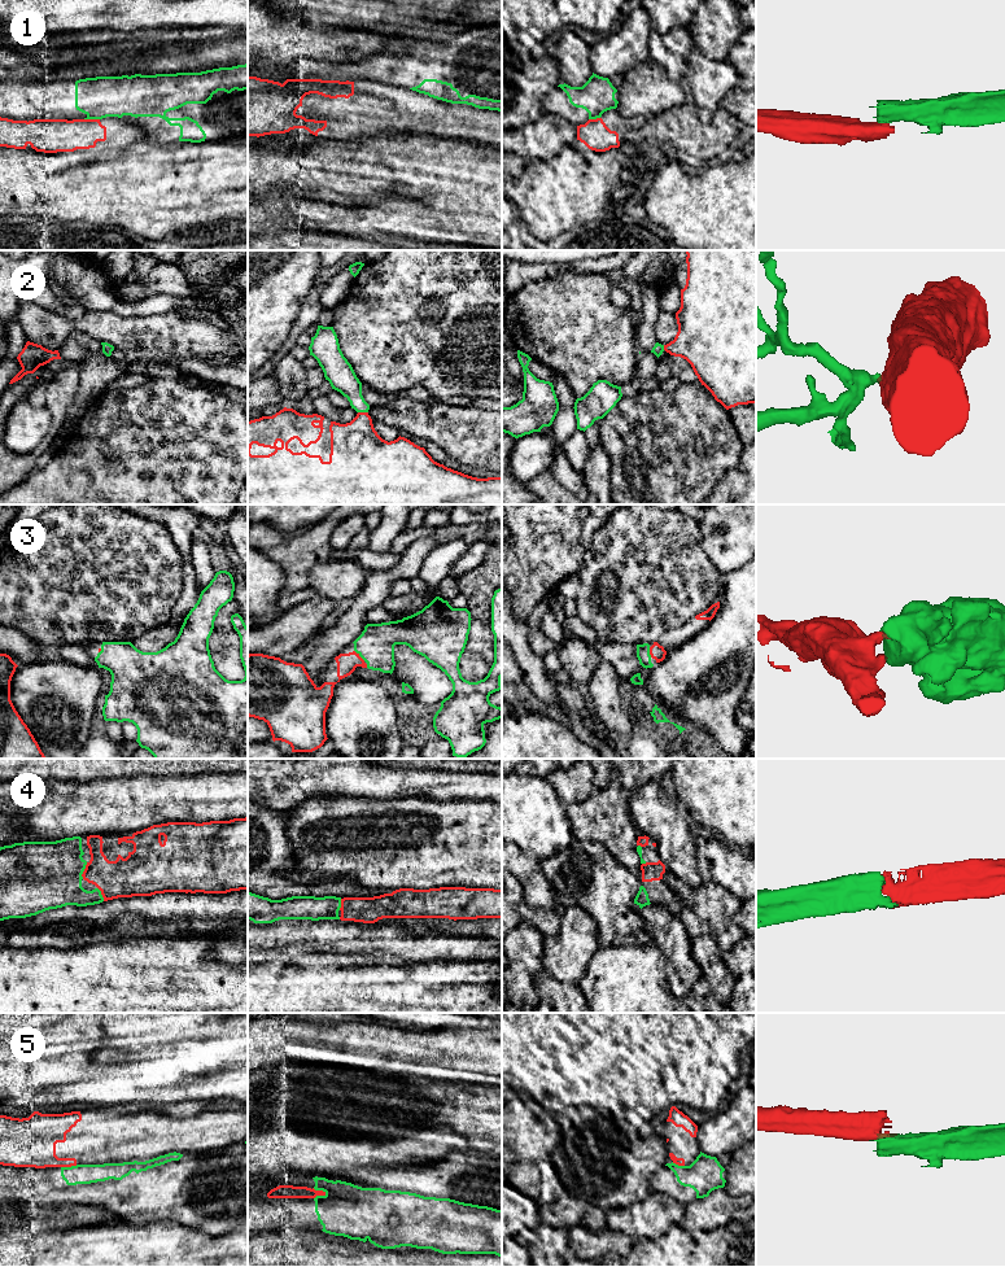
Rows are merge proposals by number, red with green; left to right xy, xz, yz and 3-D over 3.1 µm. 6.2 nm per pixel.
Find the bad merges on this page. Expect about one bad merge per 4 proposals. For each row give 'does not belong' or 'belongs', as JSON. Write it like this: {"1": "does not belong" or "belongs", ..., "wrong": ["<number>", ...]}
{"1": "does not belong", "2": "belongs", "3": "belongs", "4": "belongs", "5": "does not belong", "wrong": ["1", "5"]}

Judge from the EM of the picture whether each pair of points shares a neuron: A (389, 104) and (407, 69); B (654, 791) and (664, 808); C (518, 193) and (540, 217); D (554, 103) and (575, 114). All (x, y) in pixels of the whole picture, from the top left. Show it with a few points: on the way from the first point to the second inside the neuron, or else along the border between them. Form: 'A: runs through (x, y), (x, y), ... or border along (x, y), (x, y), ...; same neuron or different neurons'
A: border along (368, 79), (409, 88); different neurons
B: runs through (654, 795), (660, 804); same neuron
C: runs through (523, 199), (536, 212); same neuron
D: runs through (559, 104), (569, 113); same neuron

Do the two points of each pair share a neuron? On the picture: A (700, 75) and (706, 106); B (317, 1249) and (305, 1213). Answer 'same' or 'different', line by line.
A: same
B: different

